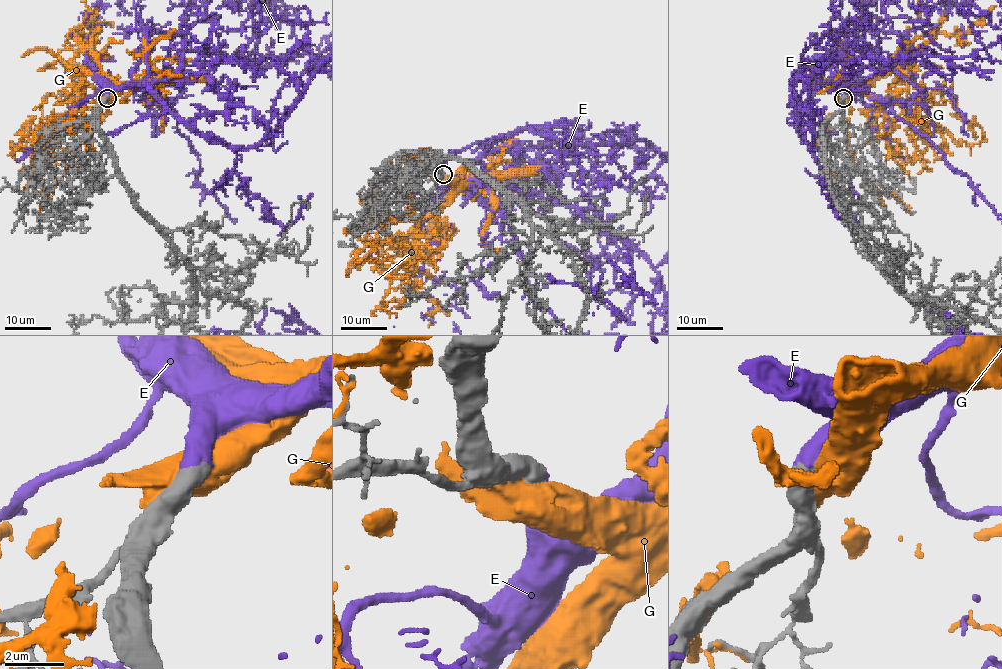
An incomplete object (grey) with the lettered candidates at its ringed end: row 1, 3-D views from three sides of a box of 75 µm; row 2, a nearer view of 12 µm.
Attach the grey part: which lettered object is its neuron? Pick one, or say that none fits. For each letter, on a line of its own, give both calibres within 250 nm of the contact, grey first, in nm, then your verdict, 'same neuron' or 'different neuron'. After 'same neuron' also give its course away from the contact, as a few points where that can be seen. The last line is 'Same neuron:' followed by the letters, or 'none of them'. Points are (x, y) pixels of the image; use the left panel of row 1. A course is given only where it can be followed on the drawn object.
E: 750 nm thick on the grey side, 750 nm on the other; same neuron
G: 600 nm thick on the grey side, 800 nm on the other; different neuron
Same neuron: E

